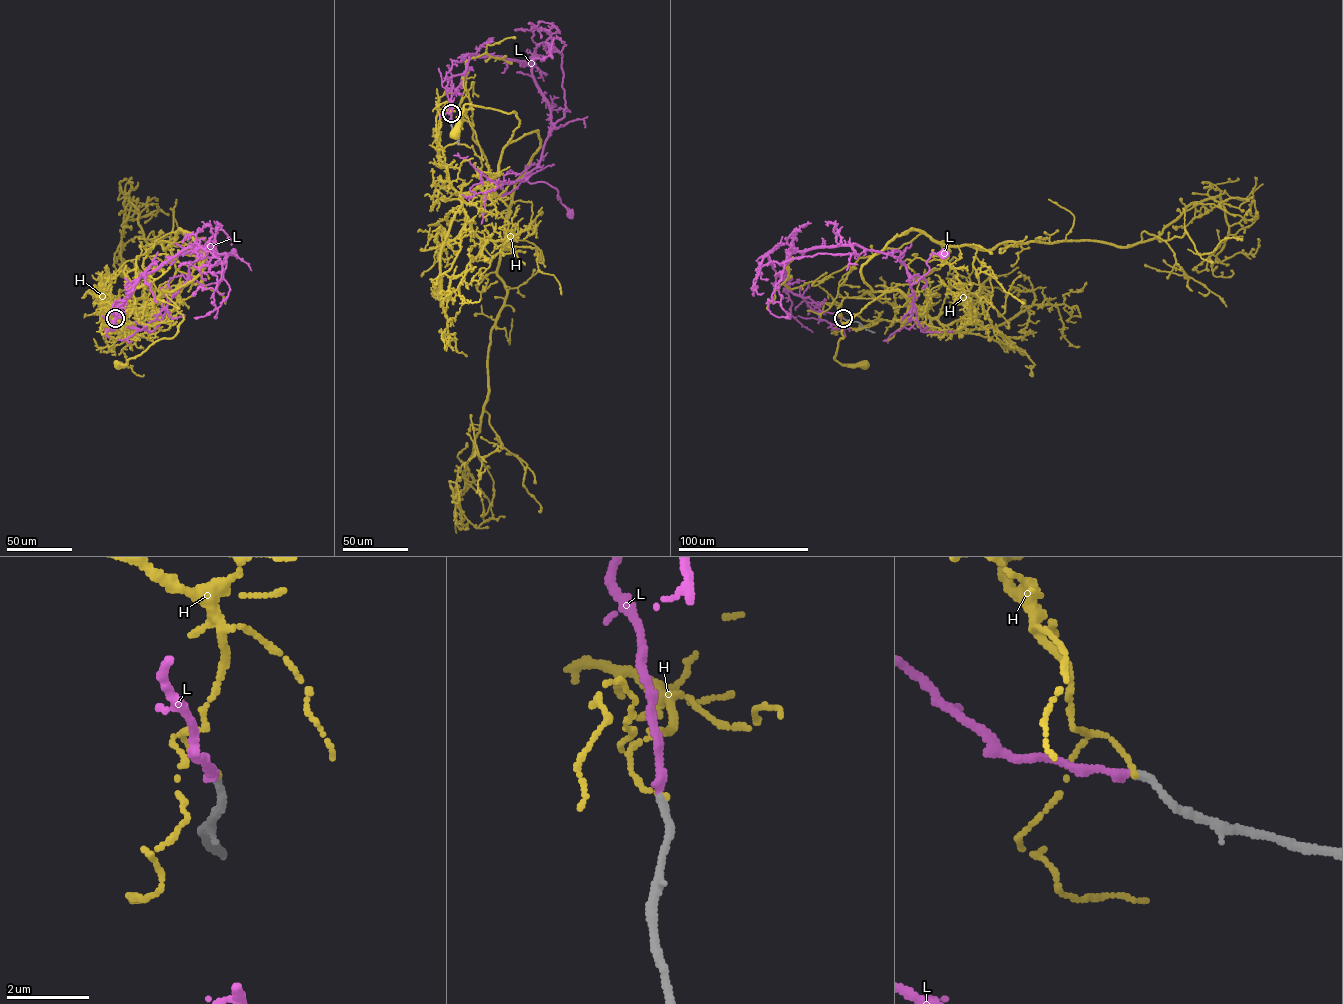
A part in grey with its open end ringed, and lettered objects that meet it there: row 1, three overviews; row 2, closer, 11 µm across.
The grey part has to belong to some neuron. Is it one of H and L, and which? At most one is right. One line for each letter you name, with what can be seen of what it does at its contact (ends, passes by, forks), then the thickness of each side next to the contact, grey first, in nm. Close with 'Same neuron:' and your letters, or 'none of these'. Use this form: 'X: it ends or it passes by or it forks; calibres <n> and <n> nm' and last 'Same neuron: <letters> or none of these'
L: it ends; calibres 180 and 200 nm
Same neuron: L

